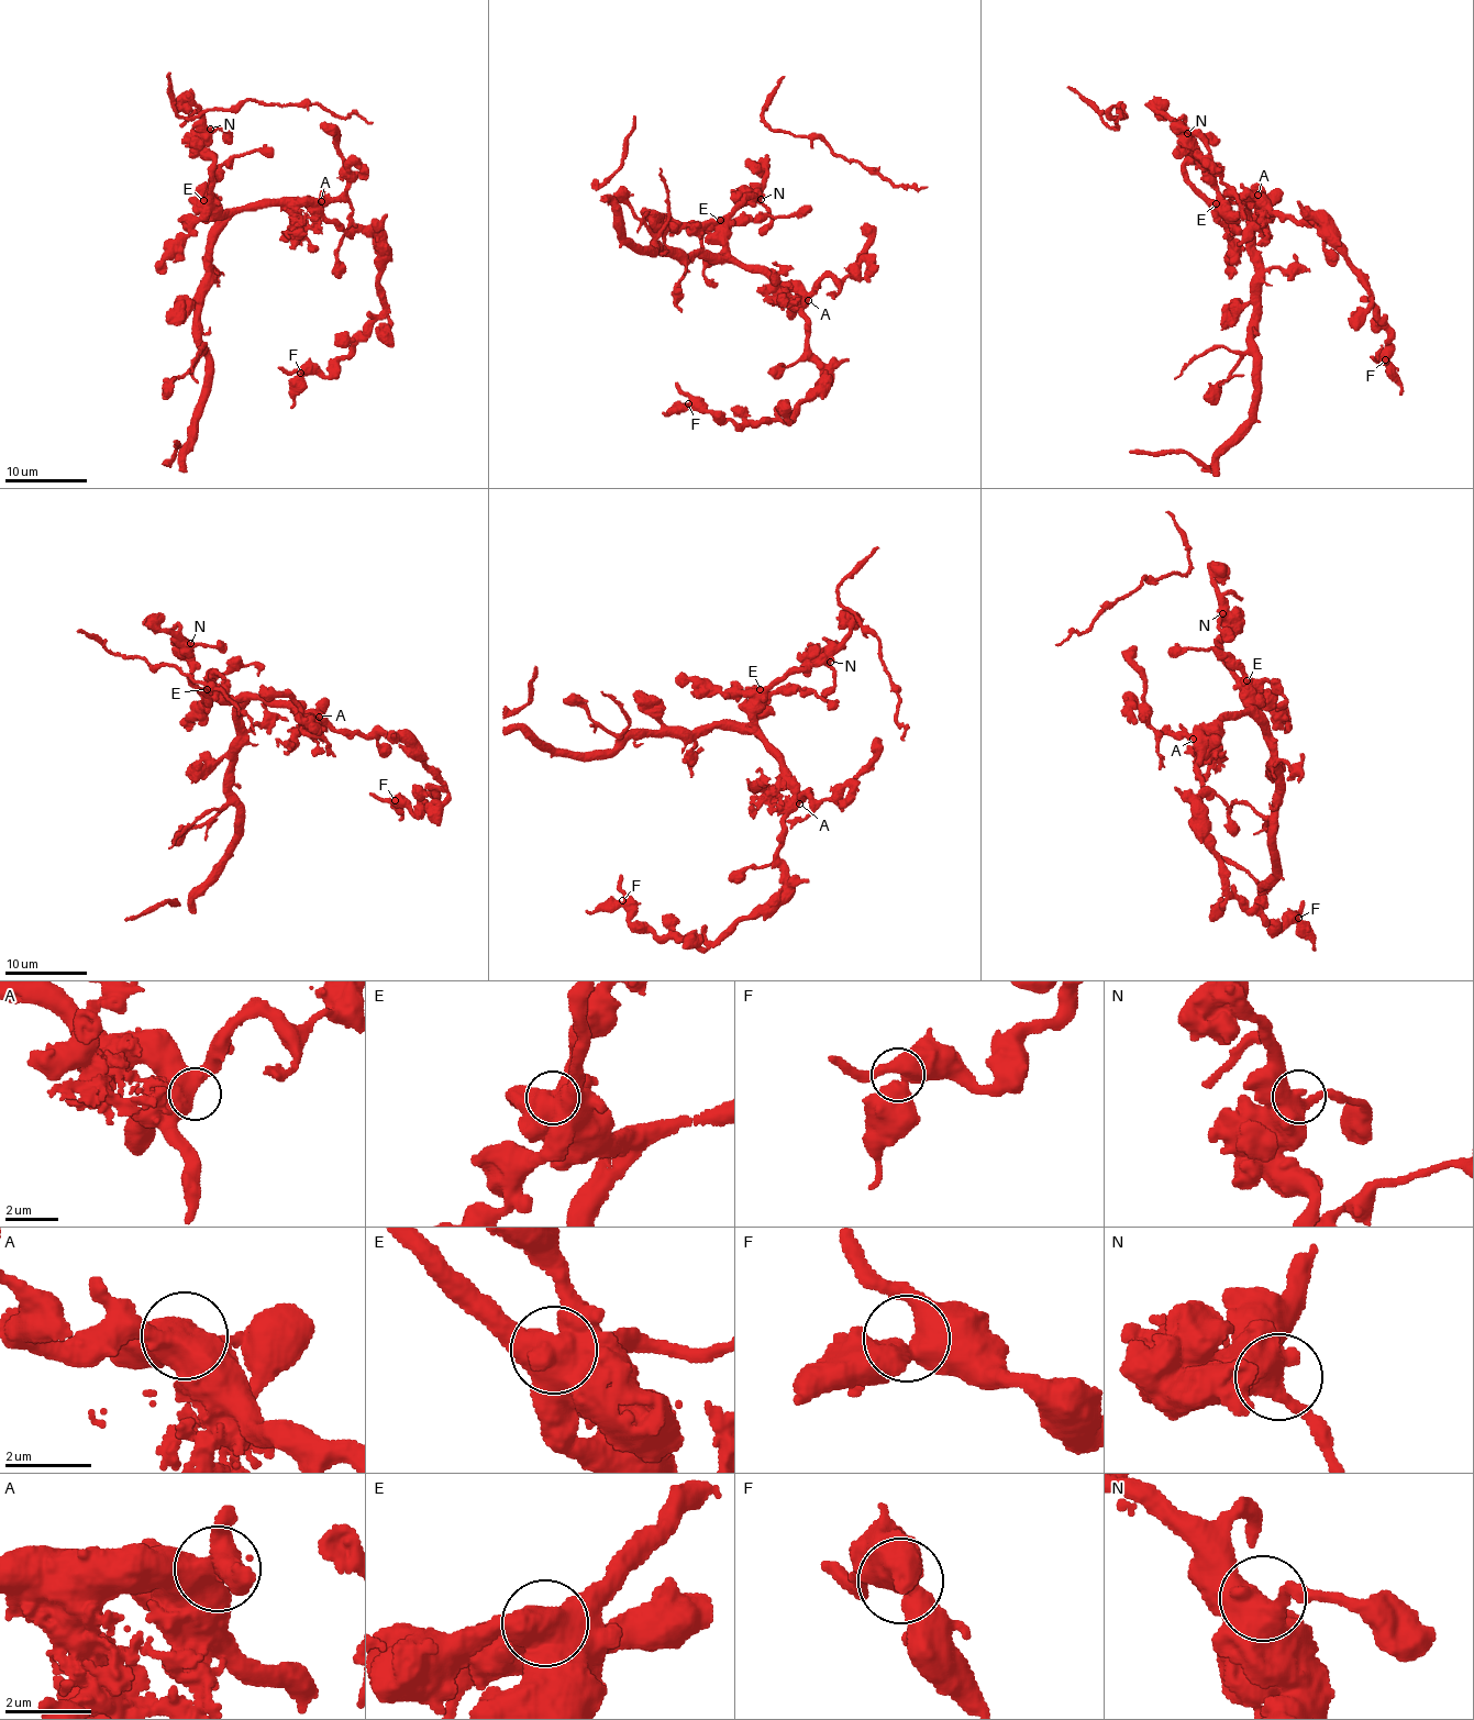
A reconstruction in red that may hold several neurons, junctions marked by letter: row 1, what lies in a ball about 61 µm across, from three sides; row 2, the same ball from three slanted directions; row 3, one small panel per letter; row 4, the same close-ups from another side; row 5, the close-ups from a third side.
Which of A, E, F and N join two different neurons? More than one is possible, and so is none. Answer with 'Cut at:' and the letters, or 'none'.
Cut at: none

